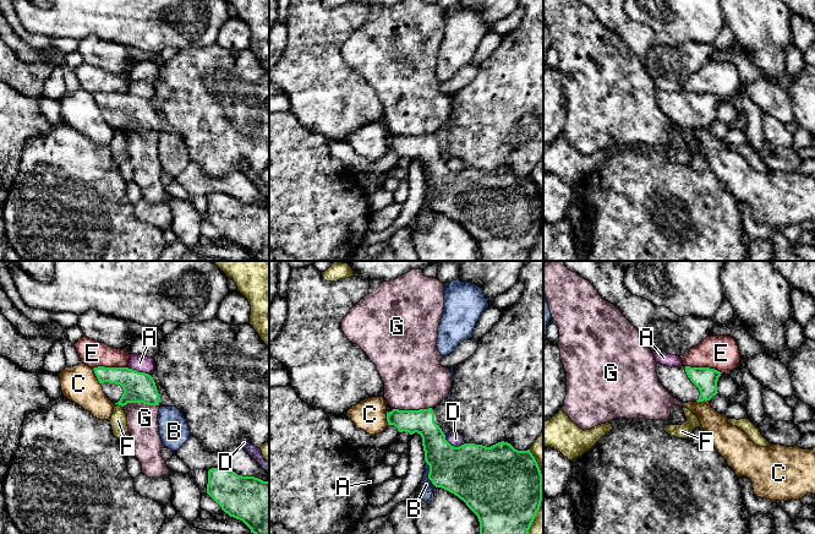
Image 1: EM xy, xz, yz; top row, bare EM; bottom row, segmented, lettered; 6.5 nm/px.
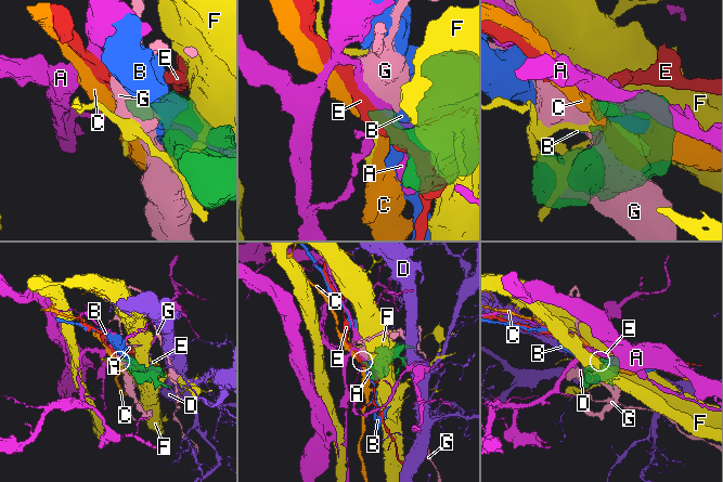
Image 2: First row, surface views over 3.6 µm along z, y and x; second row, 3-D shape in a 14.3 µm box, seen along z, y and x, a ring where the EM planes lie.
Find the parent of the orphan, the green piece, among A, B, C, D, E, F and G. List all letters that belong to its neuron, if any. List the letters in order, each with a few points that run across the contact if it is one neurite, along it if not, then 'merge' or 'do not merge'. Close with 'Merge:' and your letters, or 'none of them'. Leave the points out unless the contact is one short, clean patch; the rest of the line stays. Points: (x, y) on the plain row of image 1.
A: do not merge
B: do not merge
C: xy (92, 94), (102, 109) | do not merge
D: do not merge
E: yz (685, 91), (709, 92), (722, 98) | do not merge
F: do not merge
G: do not merge
Merge: none of them

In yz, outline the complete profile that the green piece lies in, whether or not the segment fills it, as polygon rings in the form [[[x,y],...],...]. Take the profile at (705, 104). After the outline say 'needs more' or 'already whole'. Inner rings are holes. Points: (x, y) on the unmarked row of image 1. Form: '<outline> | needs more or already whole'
[[[656,88],[660,109],[682,129],[710,126],[717,118],[722,98],[710,93],[671,93]]] | needs more

